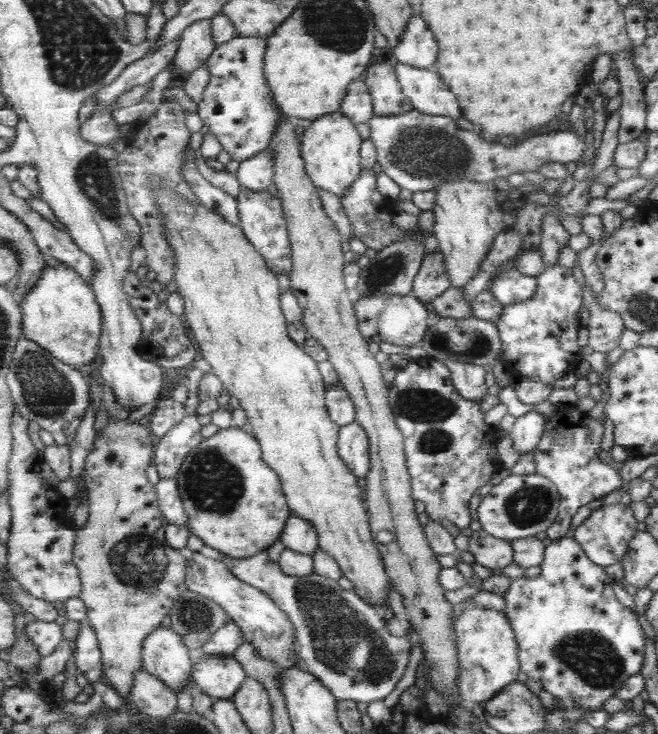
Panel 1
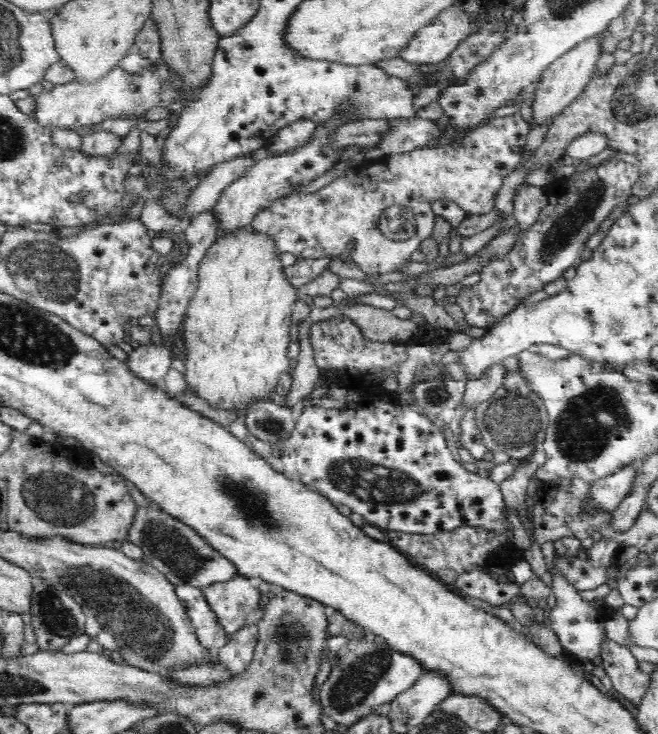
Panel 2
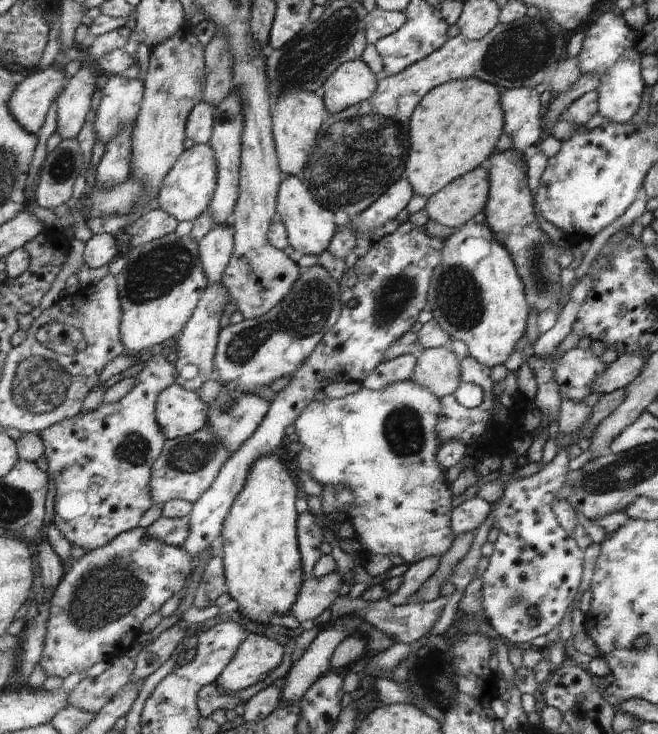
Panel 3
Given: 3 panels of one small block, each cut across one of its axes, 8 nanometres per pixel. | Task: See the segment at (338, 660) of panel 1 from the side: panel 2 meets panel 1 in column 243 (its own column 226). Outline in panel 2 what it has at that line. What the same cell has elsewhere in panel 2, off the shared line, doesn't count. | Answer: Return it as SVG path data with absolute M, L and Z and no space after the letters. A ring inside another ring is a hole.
M156 504L140 506L127 541L139 546L152 565L174 586L196 586L202 590L216 582L229 582L238 574L236 566L208 544L194 529L164 512Z

